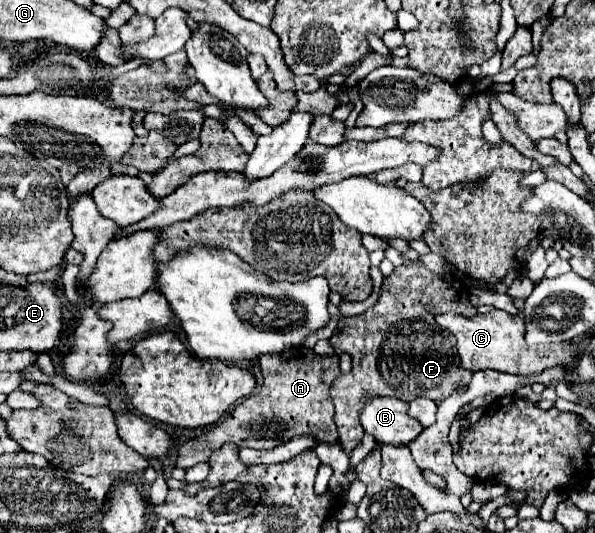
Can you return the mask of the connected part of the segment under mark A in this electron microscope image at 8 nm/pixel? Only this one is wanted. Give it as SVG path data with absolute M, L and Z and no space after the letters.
M300 345L274 355L260 357L262 385L252 397L240 401L220 423L196 439L186 441L176 459L176 467L188 469L200 461L206 461L212 451L224 443L238 443L238 447L270 449L294 435L318 435L324 443L336 443L338 433L334 425L334 403L328 395L330 383L340 375L338 355L320 357L312 349Z

